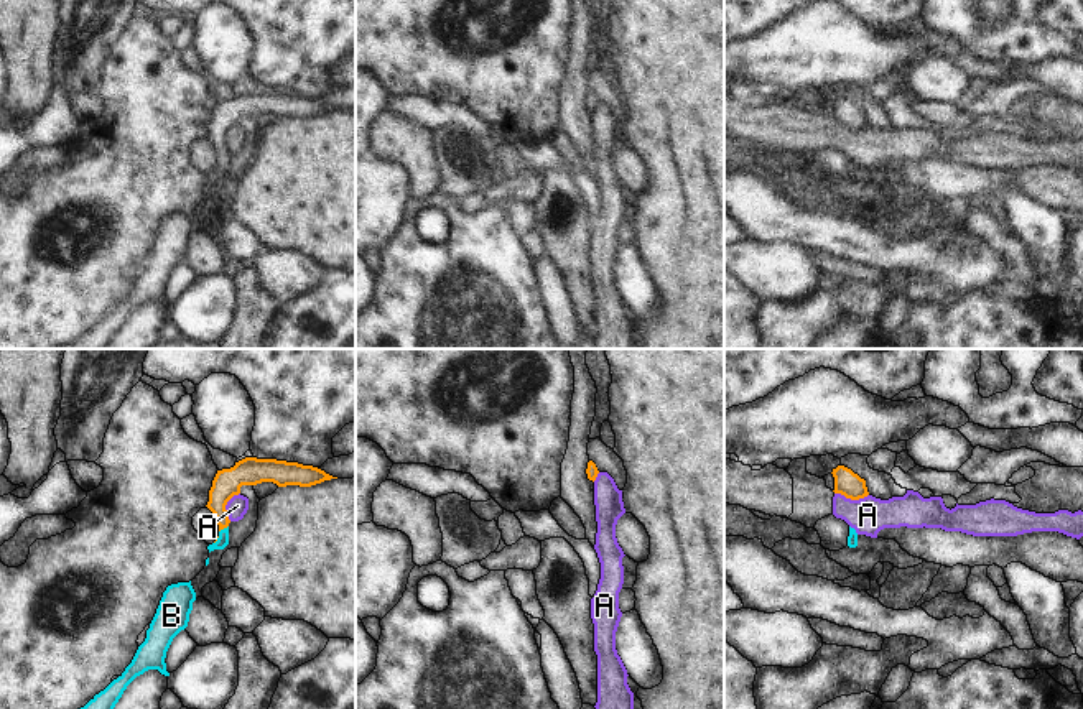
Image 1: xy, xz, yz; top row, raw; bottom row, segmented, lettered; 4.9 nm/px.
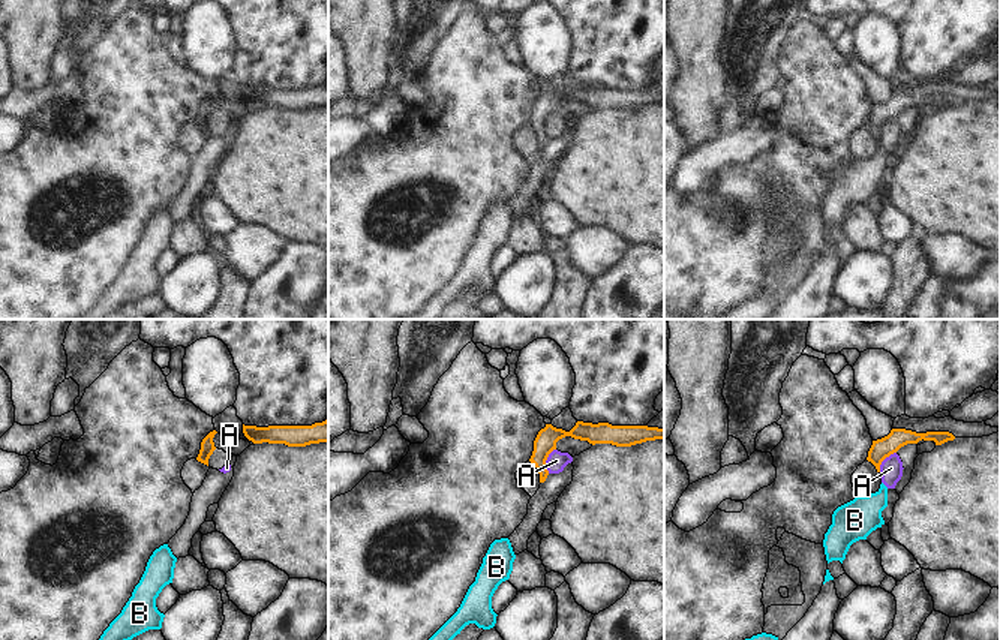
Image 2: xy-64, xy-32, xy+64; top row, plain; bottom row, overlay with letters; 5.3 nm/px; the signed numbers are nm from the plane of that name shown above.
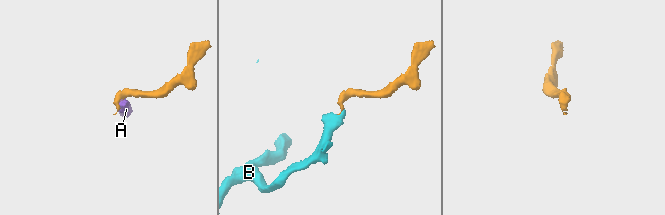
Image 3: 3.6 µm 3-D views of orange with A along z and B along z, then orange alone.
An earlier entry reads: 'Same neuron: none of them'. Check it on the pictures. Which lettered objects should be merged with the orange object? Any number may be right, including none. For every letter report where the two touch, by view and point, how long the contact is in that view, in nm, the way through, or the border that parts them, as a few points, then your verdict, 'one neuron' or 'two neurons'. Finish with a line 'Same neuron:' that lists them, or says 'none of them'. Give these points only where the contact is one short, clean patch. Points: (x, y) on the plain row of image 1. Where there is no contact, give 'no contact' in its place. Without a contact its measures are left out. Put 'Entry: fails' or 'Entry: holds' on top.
Entry: fails
A: yz (851, 130) | 170 nm | along yz (835, 124), (851, 130), (868, 127) | two neurons
B: xy (223, 160) | 60 nm | across xy (227, 114), (221, 124), (223, 160), (223, 171) | one neuron
Same neuron: B

